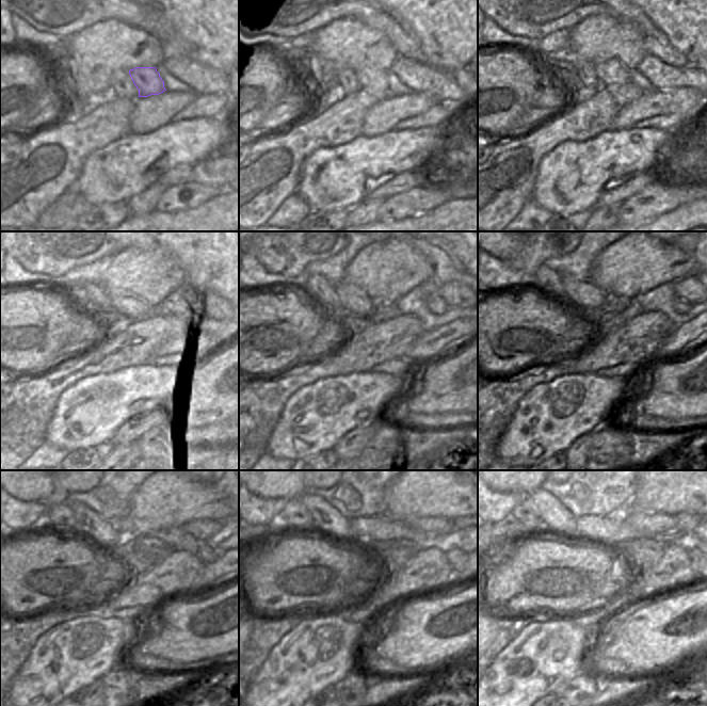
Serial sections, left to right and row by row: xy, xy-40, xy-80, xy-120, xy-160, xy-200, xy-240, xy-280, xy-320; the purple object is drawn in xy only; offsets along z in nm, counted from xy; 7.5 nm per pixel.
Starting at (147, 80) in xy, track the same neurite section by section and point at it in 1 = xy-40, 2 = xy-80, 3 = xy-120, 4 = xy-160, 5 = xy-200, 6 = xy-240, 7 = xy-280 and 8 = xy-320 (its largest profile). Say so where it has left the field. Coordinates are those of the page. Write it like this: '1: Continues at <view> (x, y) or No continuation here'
1: Continues at xy-40 (374, 81)
2: Continues at xy-80 (611, 71)
3: Continues at xy-120 (134, 308)
4: Continues at xy-160 (352, 298)
5: Continues at xy-200 (588, 295)
6: Continues at xy-240 (97, 529)
7: Continues at xy-280 (331, 524)
8: Continues at xy-320 (555, 517).

